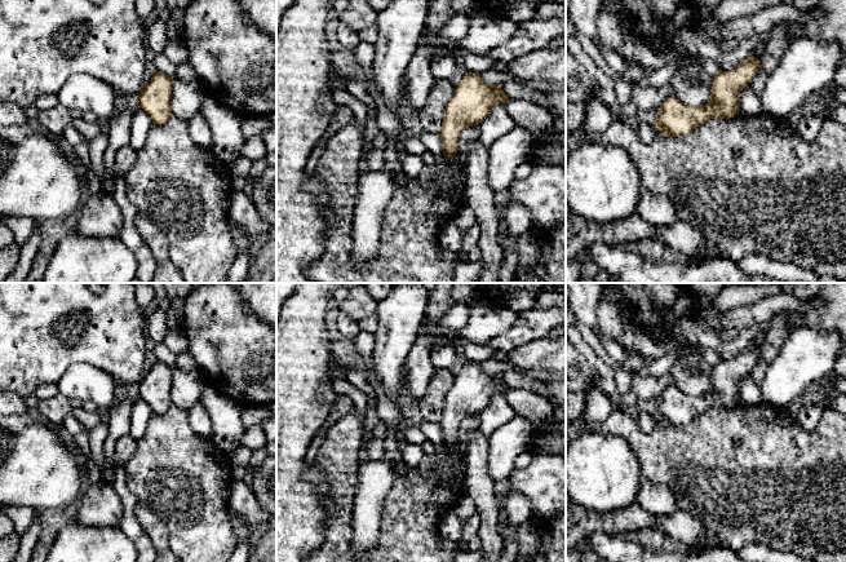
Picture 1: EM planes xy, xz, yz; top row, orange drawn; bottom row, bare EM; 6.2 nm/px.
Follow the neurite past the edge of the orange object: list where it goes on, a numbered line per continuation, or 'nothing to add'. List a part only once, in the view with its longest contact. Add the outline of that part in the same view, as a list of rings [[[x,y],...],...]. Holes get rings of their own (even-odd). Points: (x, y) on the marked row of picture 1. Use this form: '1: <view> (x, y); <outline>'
nothing to add

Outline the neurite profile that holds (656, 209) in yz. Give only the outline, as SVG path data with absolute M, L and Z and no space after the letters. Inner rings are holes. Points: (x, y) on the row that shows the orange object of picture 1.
M641 190L637 213L652 226L672 225L678 221L674 203L663 194Z

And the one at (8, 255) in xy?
M15 242L0 249L0 283L4 283L17 265L18 253L19 245Z

